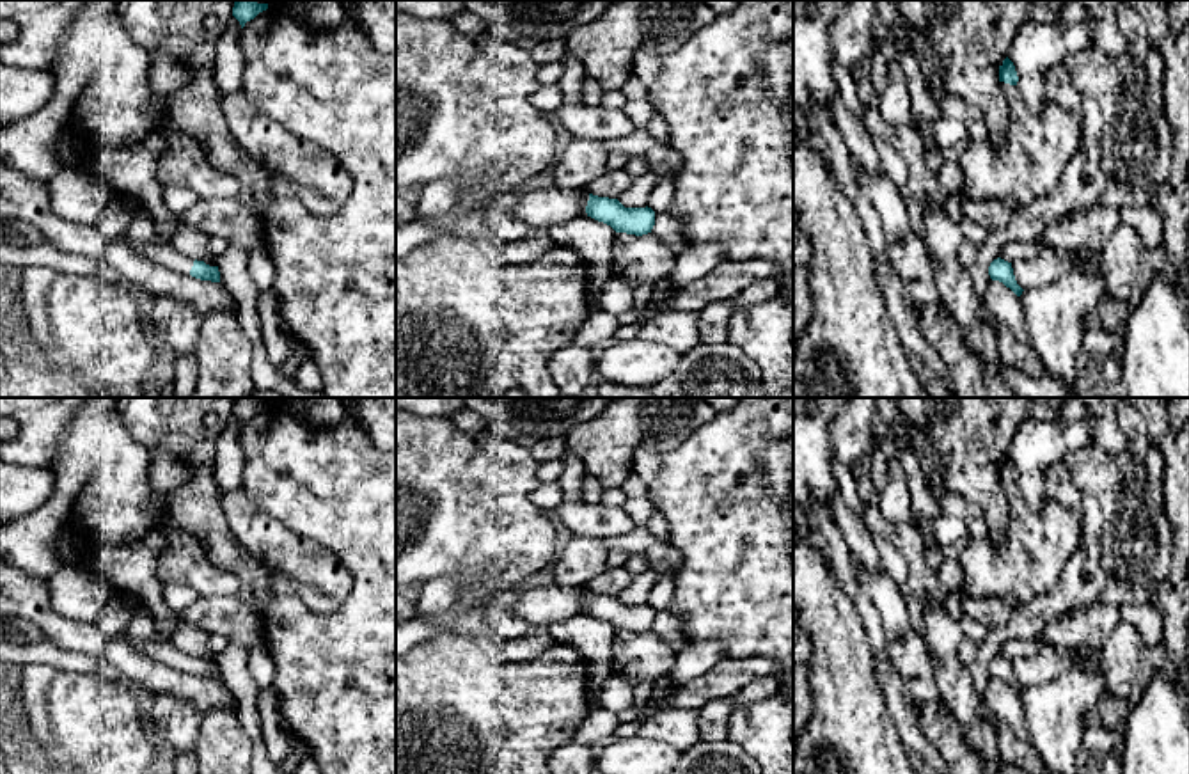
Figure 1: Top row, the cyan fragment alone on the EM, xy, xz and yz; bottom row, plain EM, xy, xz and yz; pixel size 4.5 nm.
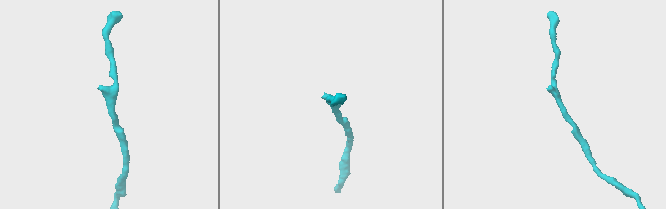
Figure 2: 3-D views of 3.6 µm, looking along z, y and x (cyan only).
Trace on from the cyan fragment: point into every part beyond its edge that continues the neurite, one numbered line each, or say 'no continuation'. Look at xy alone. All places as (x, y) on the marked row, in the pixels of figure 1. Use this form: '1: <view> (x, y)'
1: xy (164, 254)

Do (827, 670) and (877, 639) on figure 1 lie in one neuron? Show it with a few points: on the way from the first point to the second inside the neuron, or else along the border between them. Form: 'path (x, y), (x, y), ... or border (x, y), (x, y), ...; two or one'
border (854, 606), (870, 652), (875, 657); two

